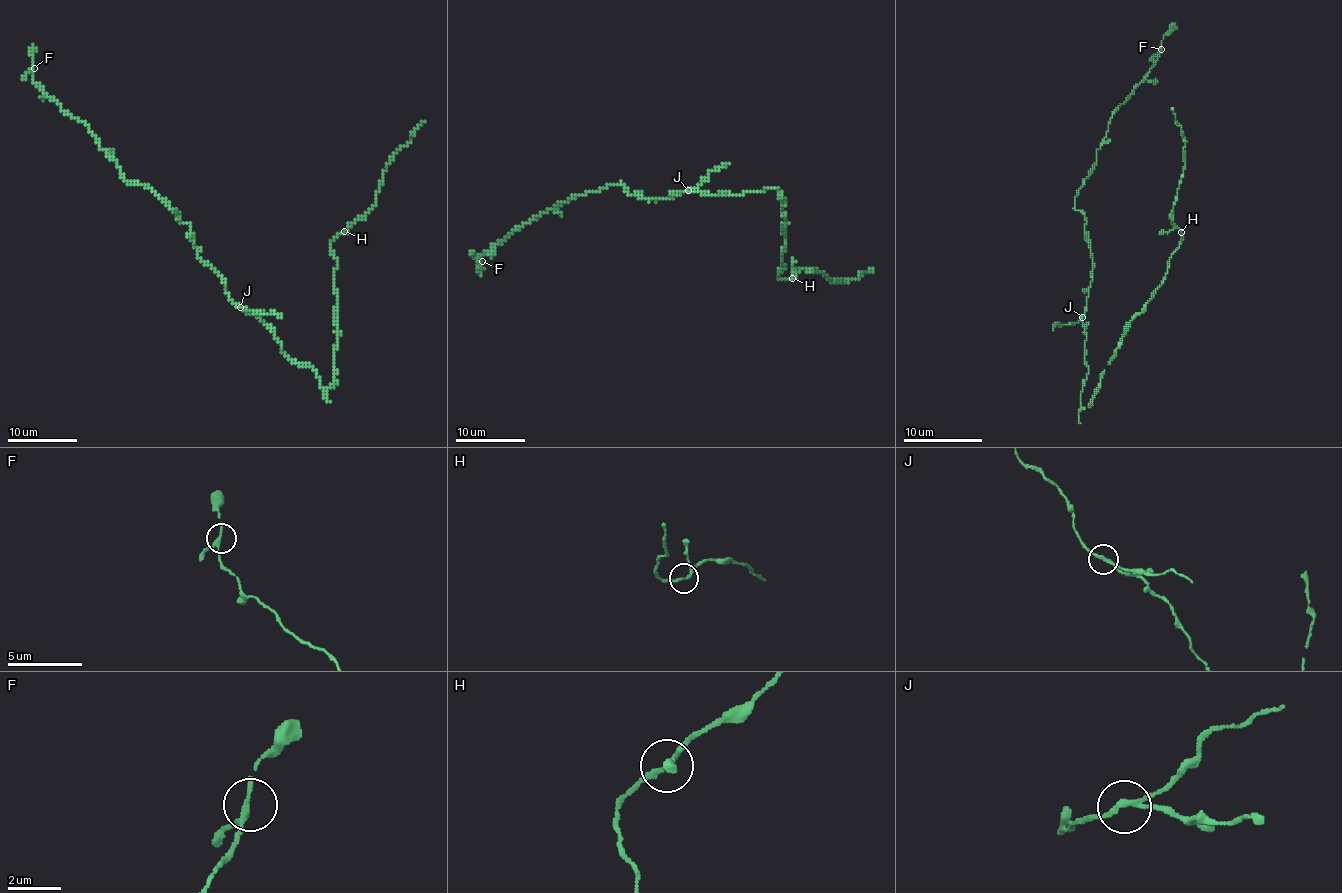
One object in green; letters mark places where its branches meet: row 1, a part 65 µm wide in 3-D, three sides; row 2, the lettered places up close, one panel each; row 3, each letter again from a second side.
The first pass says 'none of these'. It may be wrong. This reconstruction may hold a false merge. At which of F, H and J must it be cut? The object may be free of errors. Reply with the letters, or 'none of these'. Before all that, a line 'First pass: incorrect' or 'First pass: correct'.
First pass: incorrect
J

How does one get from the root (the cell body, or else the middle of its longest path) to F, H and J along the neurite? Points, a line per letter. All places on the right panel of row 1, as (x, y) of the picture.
F: (1085, 348), (1092, 256), (1075, 198), (1112, 114), (1161, 49)
H: (1085, 348), (1088, 374), (1079, 409), (1088, 407), (1124, 328), (1161, 283), (1171, 254), (1181, 244), (1181, 232)
J: (1085, 348), (1086, 332), (1083, 317)

